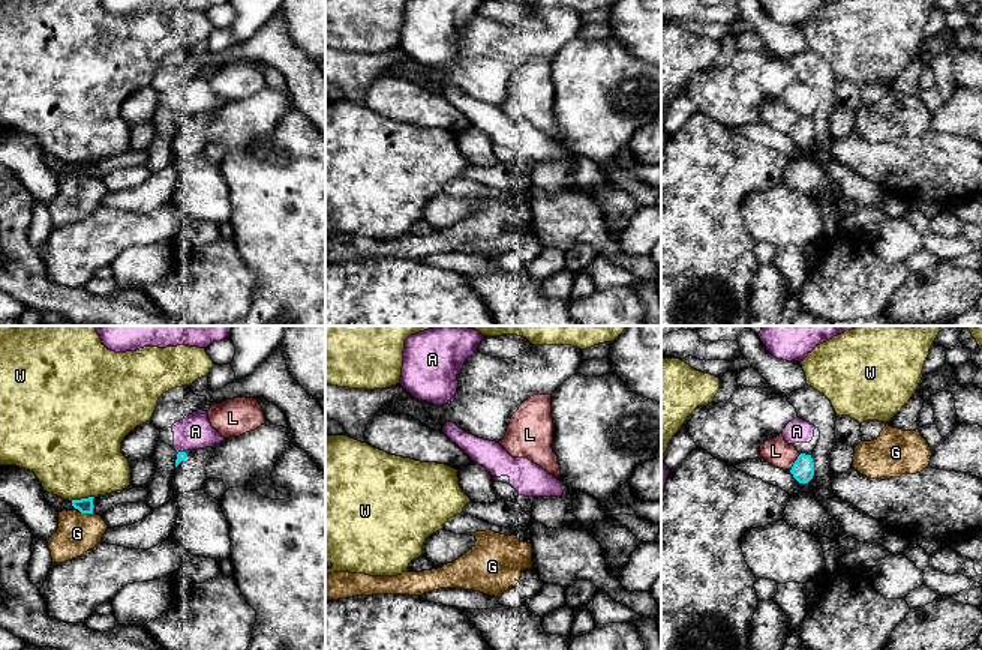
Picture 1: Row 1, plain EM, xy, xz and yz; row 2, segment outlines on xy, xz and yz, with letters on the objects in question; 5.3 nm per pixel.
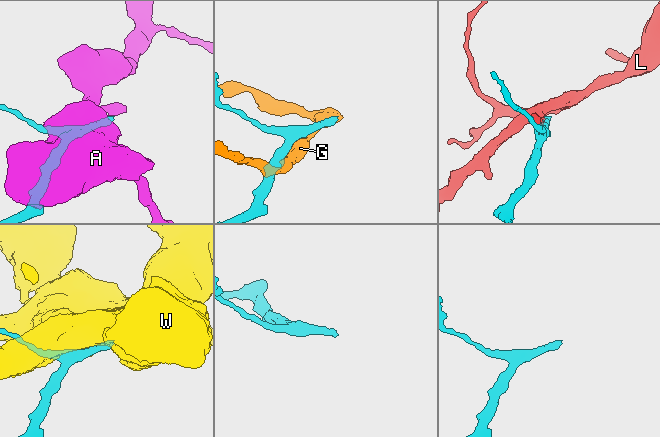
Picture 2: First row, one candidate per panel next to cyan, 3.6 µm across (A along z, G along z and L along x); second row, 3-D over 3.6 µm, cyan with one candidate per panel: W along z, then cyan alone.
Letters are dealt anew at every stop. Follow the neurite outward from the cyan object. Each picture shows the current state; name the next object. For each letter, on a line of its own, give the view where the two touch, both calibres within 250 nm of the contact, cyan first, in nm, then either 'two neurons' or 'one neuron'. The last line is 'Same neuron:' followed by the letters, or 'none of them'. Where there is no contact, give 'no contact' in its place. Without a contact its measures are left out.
A: xy | 50/180 nm | two neurons
G: xy | 80/220 nm | two neurons
L: yz | 120/150 nm | two neurons
W: xy | 80/480 nm | two neurons
Same neuron: none of them

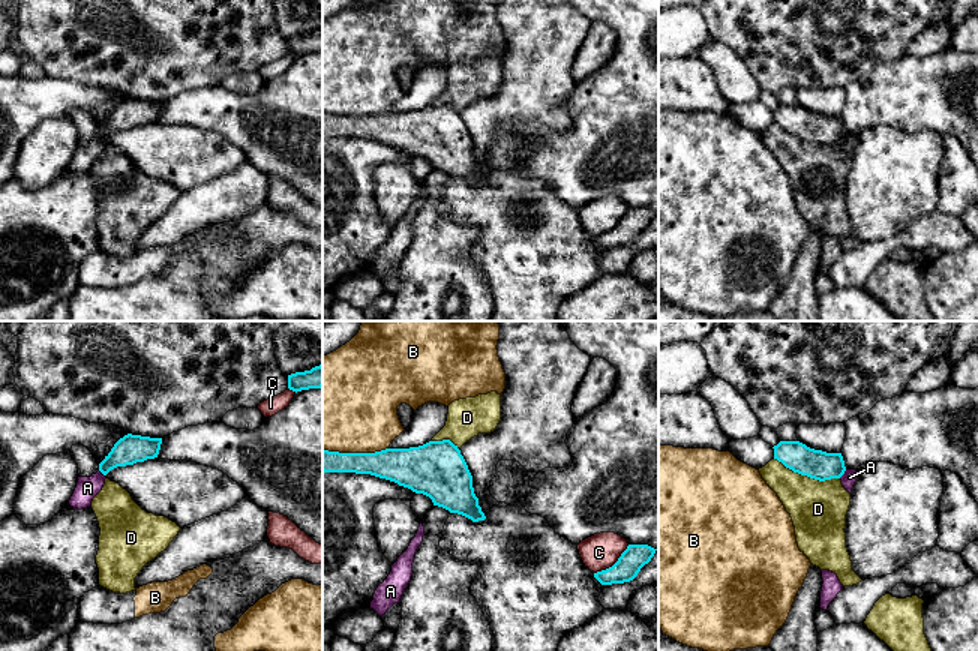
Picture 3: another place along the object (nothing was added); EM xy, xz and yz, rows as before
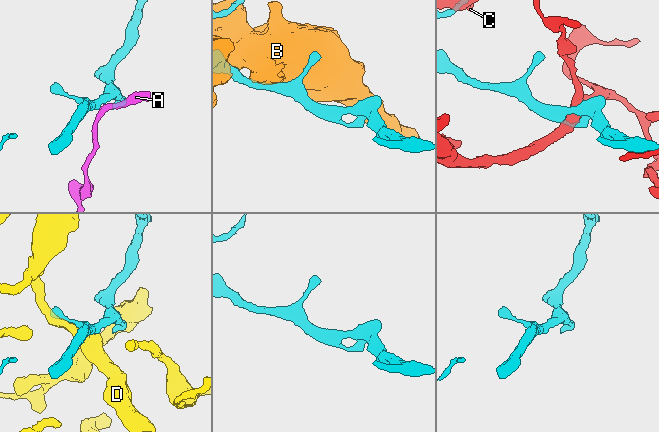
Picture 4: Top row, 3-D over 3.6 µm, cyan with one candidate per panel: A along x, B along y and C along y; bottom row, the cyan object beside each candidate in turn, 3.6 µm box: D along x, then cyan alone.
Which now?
A: yz | 160/80 nm | two neurons
B: xz | 190/500 nm | two neurons
C: xz | 140/190 nm | two neurons
D: yz | 160/300 nm | two neurons
Same neuron: none of them

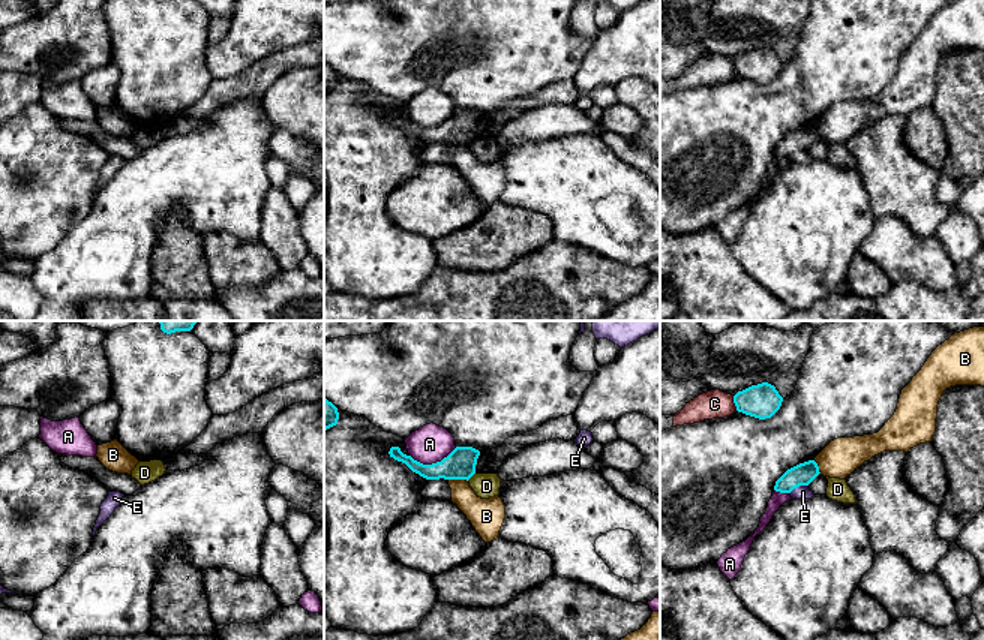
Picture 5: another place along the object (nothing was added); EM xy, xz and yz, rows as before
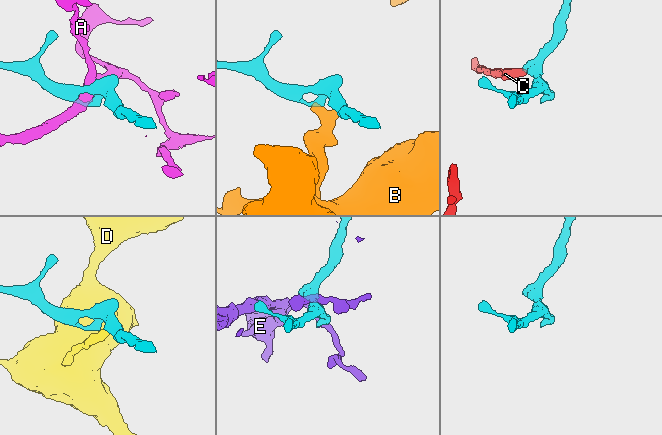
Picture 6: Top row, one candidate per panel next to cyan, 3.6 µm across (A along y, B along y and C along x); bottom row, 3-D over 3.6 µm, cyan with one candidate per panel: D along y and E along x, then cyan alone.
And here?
A: xz | 160/200 nm | two neurons
B: xz | 160/180 nm | two neurons
C: yz | 190/150 nm | two neurons
D: xz | 160/130 nm | two neurons
E: yz | 120/80 nm | two neurons
Same neuron: none of them

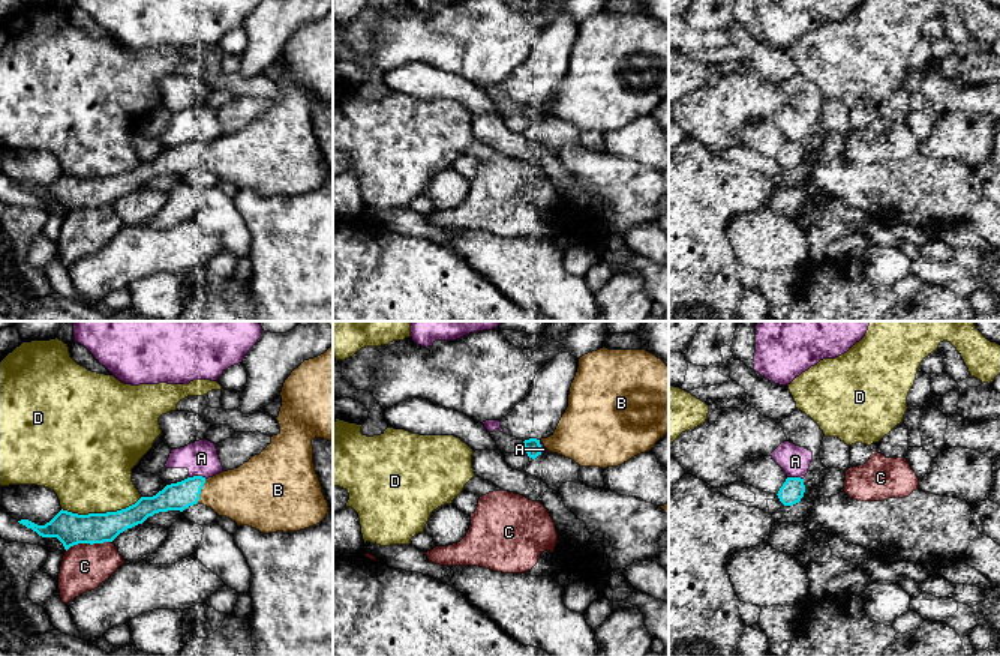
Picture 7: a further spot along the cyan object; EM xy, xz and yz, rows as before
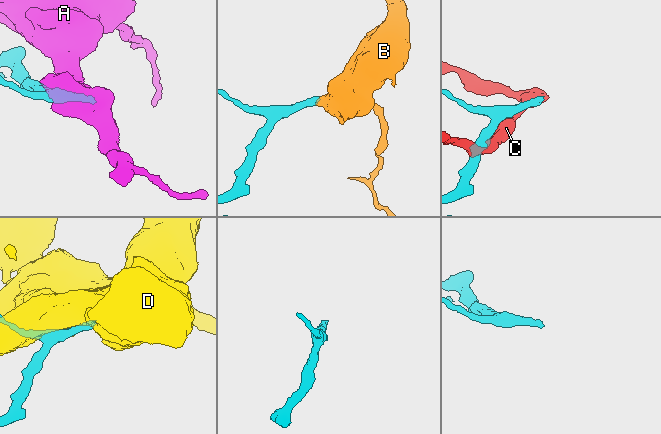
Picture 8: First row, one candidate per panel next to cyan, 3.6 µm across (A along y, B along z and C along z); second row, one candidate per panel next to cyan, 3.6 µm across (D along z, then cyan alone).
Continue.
A: xy | 150/180 nm | two neurons
B: xy | 150/300 nm | one neuron
C: xy | 180/240 nm | two neurons
D: xy | 180/440 nm | two neurons
Same neuron: B

